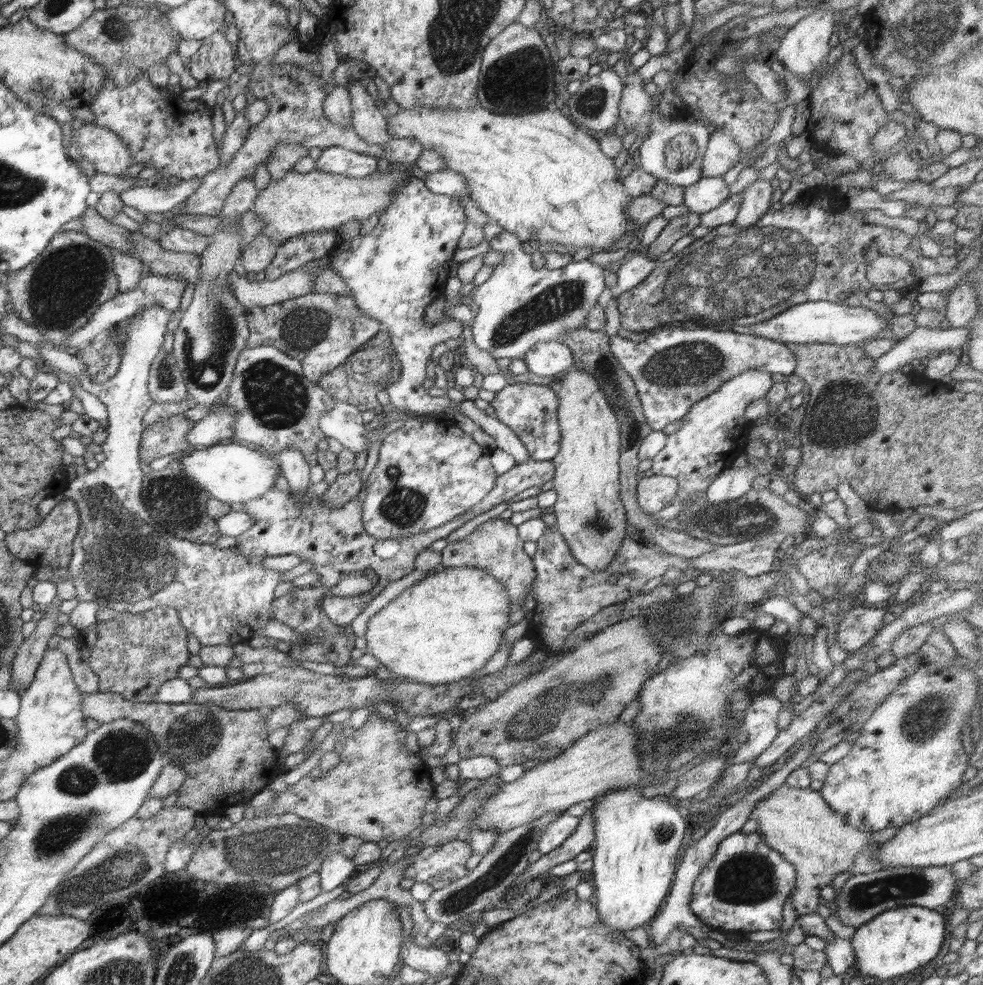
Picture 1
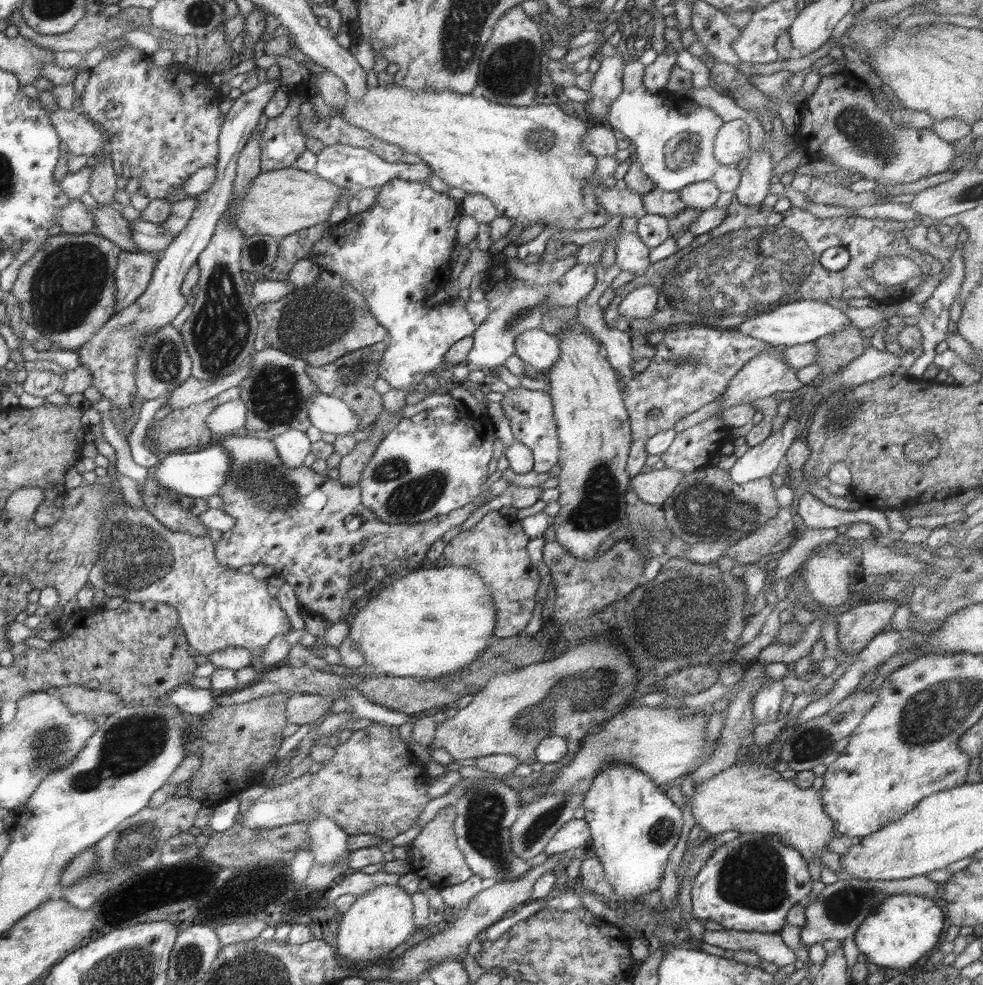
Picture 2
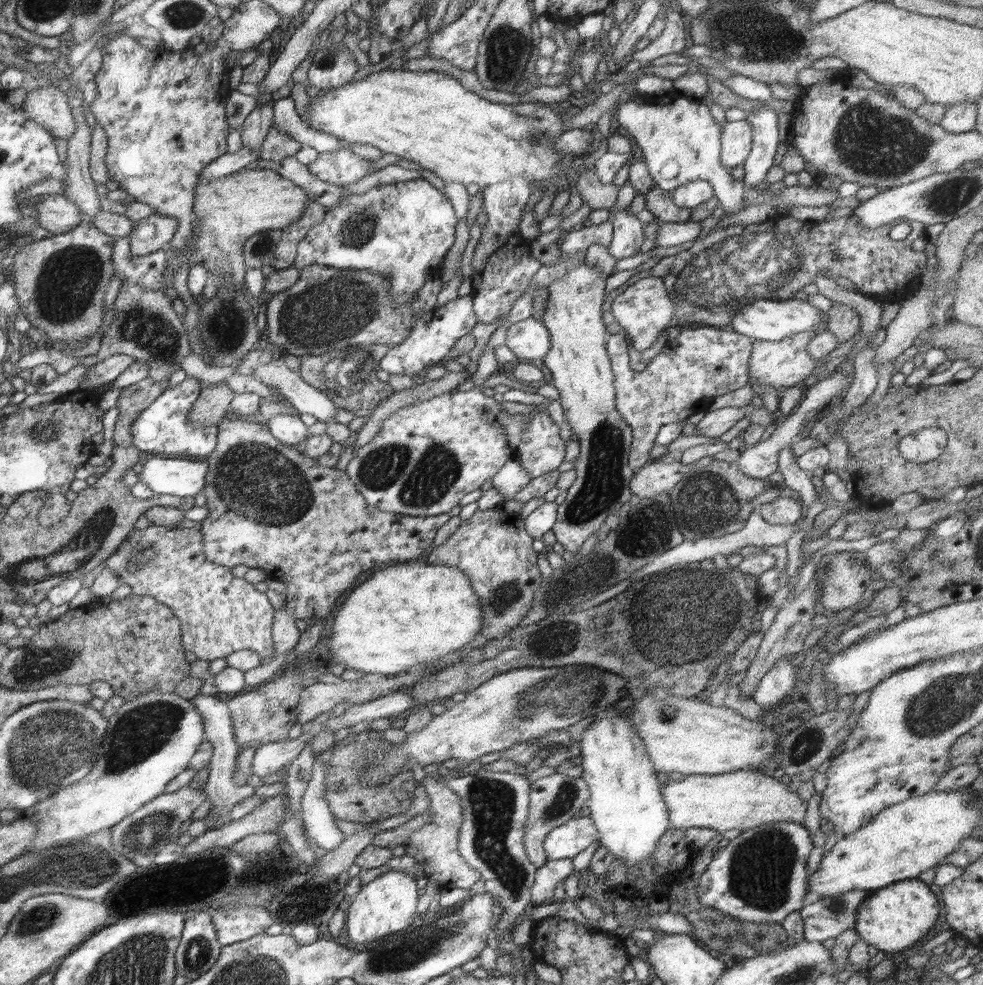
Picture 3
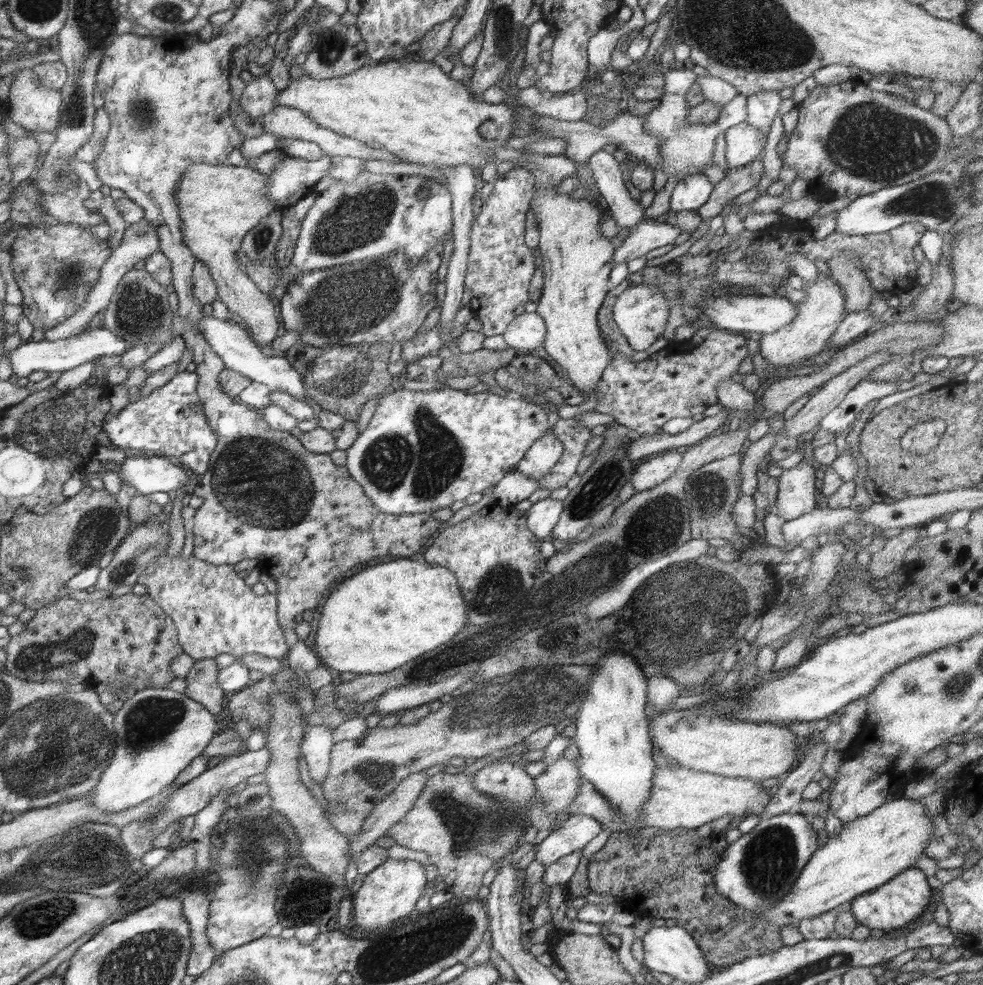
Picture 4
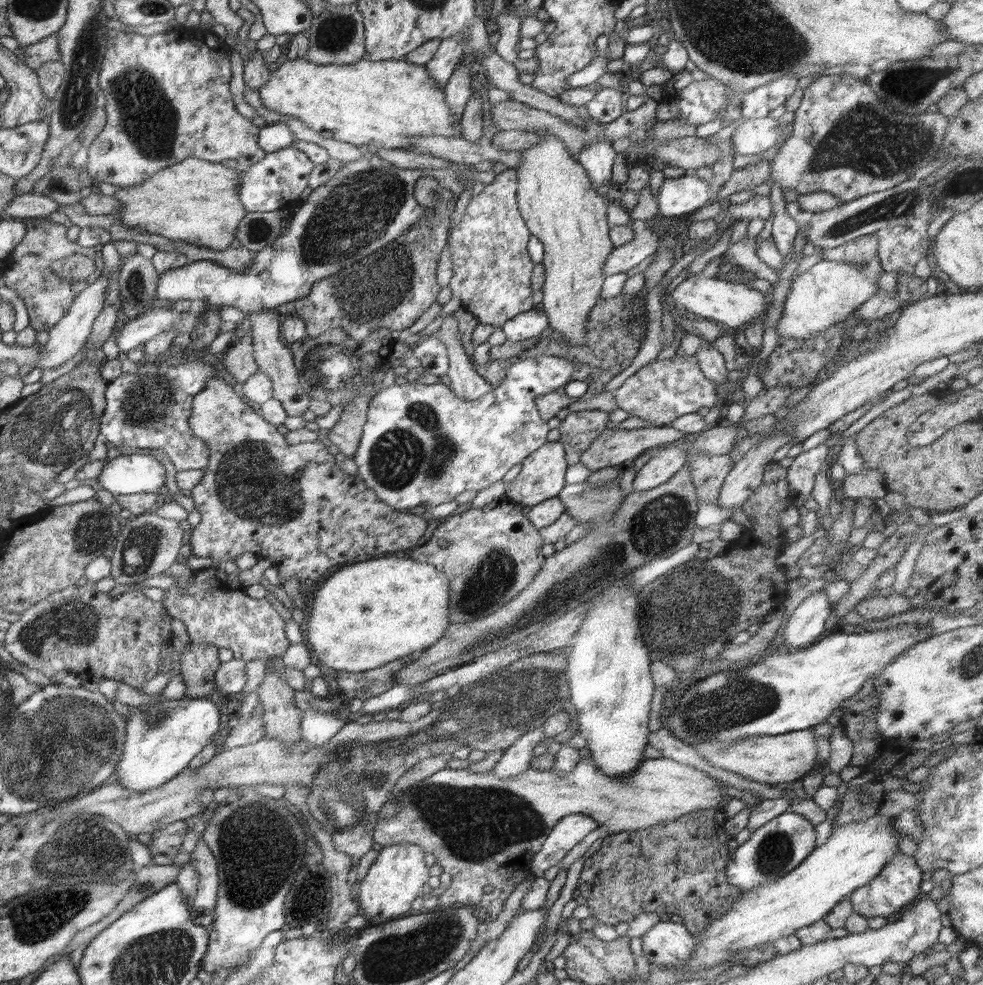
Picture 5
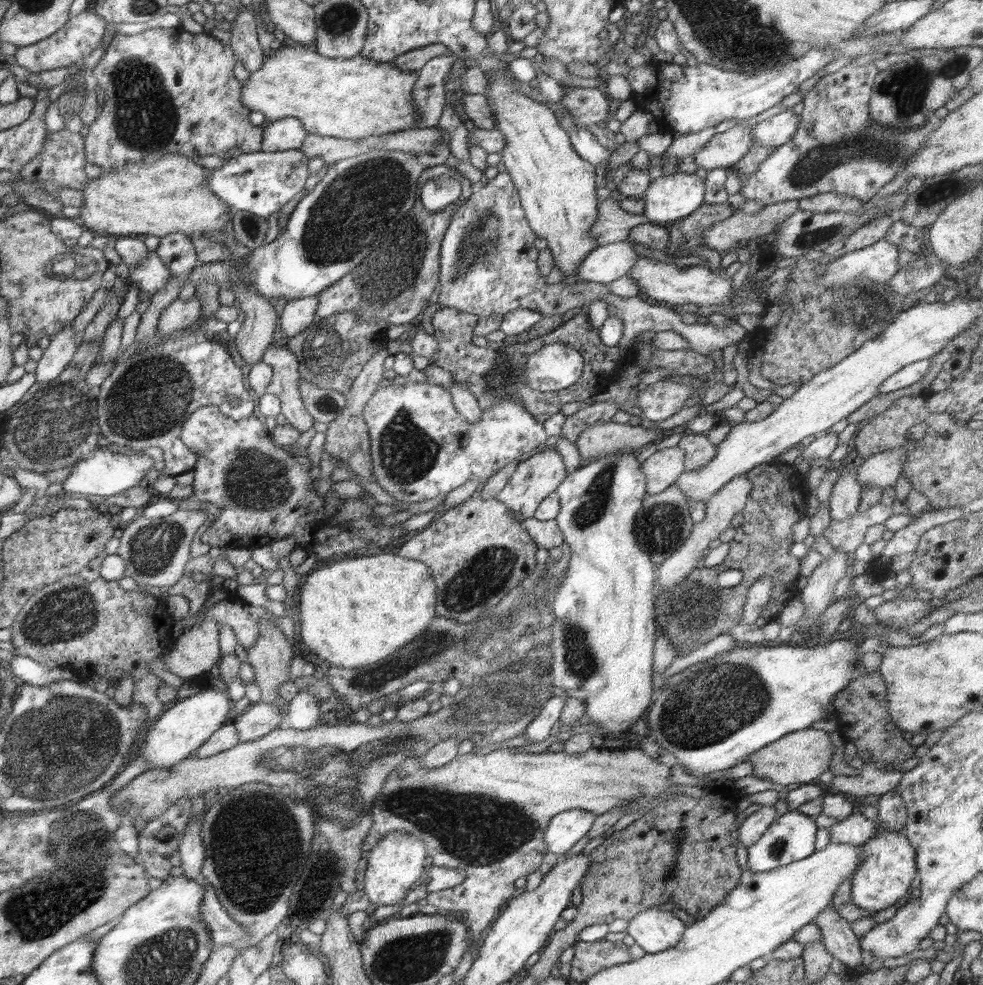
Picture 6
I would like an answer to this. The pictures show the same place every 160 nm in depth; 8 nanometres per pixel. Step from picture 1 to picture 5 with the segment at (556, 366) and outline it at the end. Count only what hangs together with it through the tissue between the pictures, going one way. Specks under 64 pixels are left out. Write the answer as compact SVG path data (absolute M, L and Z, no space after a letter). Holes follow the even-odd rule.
M537 307L507 320L502 329L508 340L520 342L548 333L549 322L543 309Z

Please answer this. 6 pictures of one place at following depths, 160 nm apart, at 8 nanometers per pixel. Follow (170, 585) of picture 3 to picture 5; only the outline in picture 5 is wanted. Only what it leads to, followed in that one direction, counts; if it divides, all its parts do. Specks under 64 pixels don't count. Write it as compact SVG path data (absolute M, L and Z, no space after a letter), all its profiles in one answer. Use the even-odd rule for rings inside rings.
M217 564L192 572L185 588L181 588L176 582L164 589L162 604L166 606L166 613L170 617L184 622L189 642L229 648L234 659L250 662L274 656L281 658L291 645L282 628L284 620L274 610L272 602L268 602L266 597L250 598L244 592L239 574L228 574Z

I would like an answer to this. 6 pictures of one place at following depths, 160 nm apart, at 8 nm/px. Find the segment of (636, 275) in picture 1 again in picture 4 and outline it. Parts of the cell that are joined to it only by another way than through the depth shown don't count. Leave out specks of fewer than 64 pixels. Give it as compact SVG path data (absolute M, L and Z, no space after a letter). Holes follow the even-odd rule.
M595 153L588 161L596 188L599 190L600 201L610 216L616 221L619 231L632 231L644 220L644 210L639 200L634 200L626 187L620 171L620 162L612 154Z

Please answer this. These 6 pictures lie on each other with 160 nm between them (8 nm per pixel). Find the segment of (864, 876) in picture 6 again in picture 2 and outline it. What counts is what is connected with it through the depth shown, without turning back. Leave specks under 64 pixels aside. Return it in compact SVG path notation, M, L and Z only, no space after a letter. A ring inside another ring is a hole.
M895 894L885 898L854 933L859 952L875 966L906 969L930 952L944 930L944 912L934 901L915 894Z

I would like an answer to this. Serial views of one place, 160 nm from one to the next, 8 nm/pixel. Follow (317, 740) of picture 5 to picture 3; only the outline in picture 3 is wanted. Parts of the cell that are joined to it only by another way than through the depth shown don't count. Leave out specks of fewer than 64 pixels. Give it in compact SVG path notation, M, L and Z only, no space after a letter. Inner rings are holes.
M314 752L312 776L302 800L301 817L305 834L324 850L334 850L345 839L346 835L340 831L334 821L328 801L323 793L326 764L321 764L319 755Z

